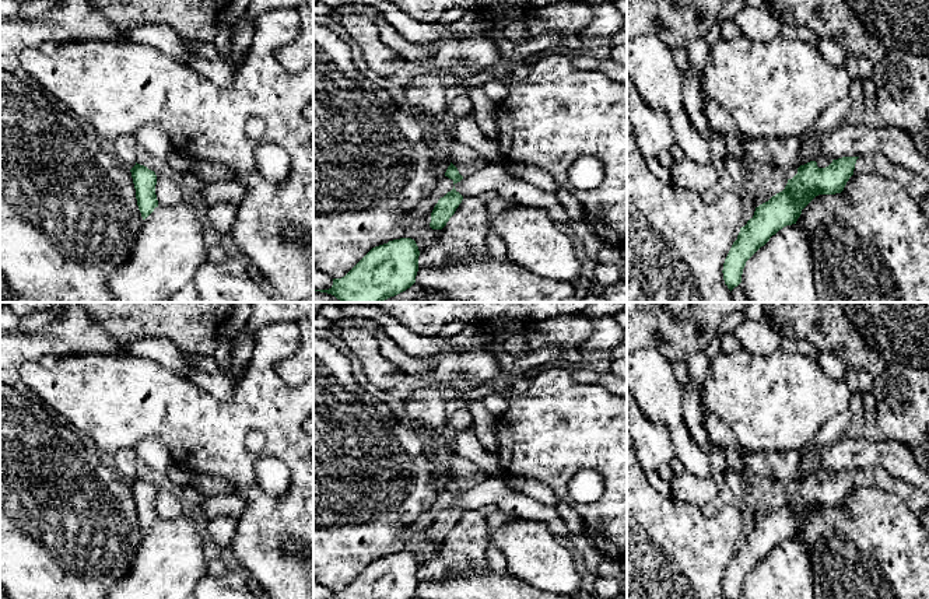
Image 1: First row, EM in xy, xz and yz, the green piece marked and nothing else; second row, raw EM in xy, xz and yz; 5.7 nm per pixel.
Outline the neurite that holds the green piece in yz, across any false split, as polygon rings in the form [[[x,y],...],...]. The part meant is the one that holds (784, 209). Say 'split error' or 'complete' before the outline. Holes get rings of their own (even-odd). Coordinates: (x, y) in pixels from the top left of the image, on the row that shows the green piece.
complete; [[[858,158],[832,160],[825,168],[818,168],[816,161],[800,165],[782,192],[756,207],[754,216],[740,228],[723,263],[723,280],[730,291],[742,283],[746,262],[779,230],[796,224],[802,210],[816,196],[844,190]]]

